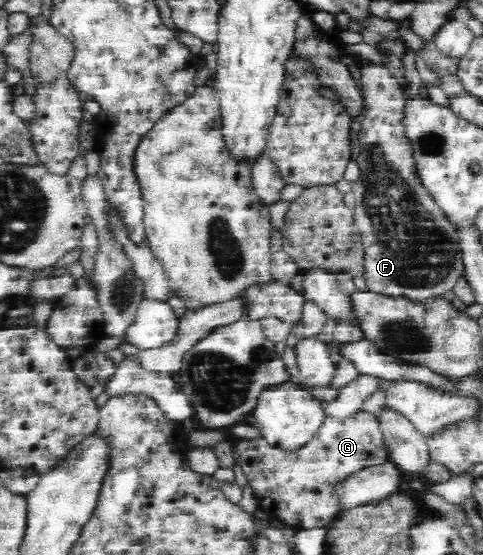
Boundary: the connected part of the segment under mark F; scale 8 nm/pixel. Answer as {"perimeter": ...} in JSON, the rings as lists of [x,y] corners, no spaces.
{"perimeter":[[[364,59],[357,63],[366,105],[354,131],[360,142],[356,159],[360,176],[351,185],[355,194],[353,219],[361,232],[367,290],[413,301],[443,295],[464,274],[459,233],[435,206],[415,174],[410,143],[402,130],[402,84],[386,65]]]}

